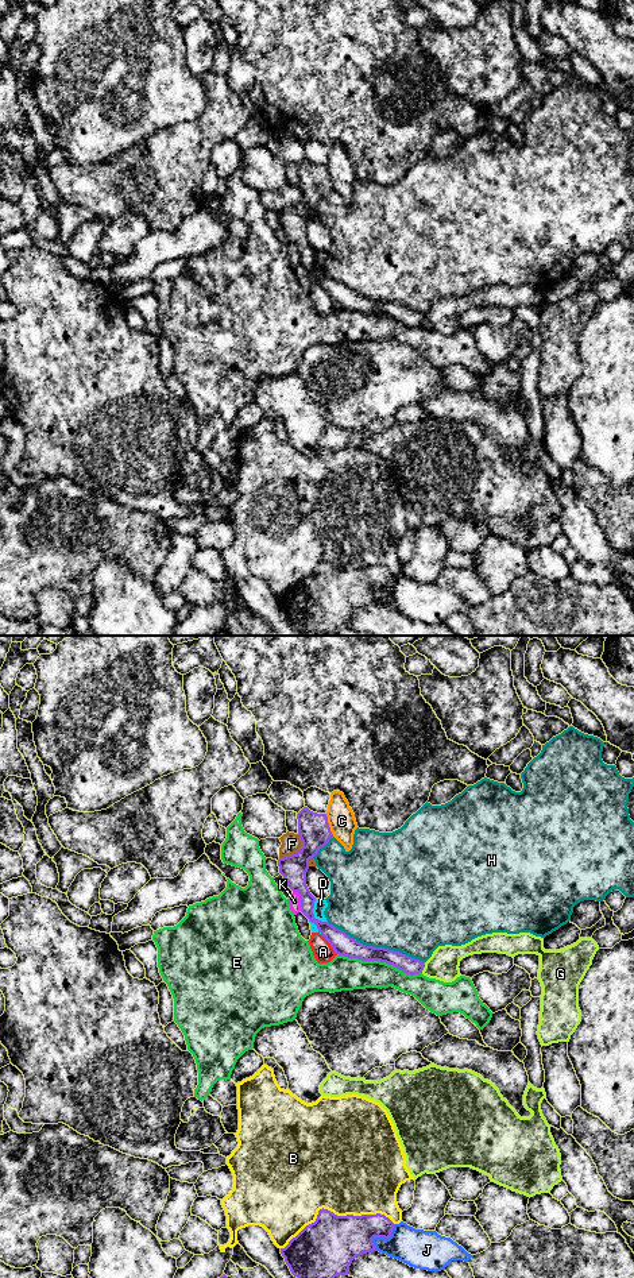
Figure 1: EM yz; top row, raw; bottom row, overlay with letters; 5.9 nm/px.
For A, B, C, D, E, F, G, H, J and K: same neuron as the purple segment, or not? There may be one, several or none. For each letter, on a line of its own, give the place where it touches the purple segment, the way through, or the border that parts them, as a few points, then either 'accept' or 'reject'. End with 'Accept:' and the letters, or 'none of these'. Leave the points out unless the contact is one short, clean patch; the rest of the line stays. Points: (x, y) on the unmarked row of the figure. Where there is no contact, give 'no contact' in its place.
A: contact yz (329, 294); border yz (319, 284), (336, 307); reject
B: contact yz (335, 567); reject
C: contact yz (328, 177); reject
D: contact yz (313, 266); border yz (314, 251), (313, 267), (327, 274); reject
E: contact yz (379, 312); reject
F: contact yz (298, 204); border yz (298, 186), (301, 200), (296, 205), (279, 211); reject
G: contact yz (424, 319); reject
H: contact yz (375, 300); reject
J: contact yz (381, 589); reject
K: contact yz (300, 251); reject
Accept: none of these

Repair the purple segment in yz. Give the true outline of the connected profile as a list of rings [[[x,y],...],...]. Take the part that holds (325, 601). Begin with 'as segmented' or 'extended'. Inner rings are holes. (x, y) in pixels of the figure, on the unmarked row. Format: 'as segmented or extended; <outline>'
as segmented; [[[322,560],[318,563],[316,574],[306,578],[285,601],[281,601],[281,606],[291,626],[297,629],[301,636],[333,633],[337,628],[348,628],[349,618],[356,609],[378,603],[372,591],[388,591],[393,582],[394,575],[380,565],[337,568]]]

